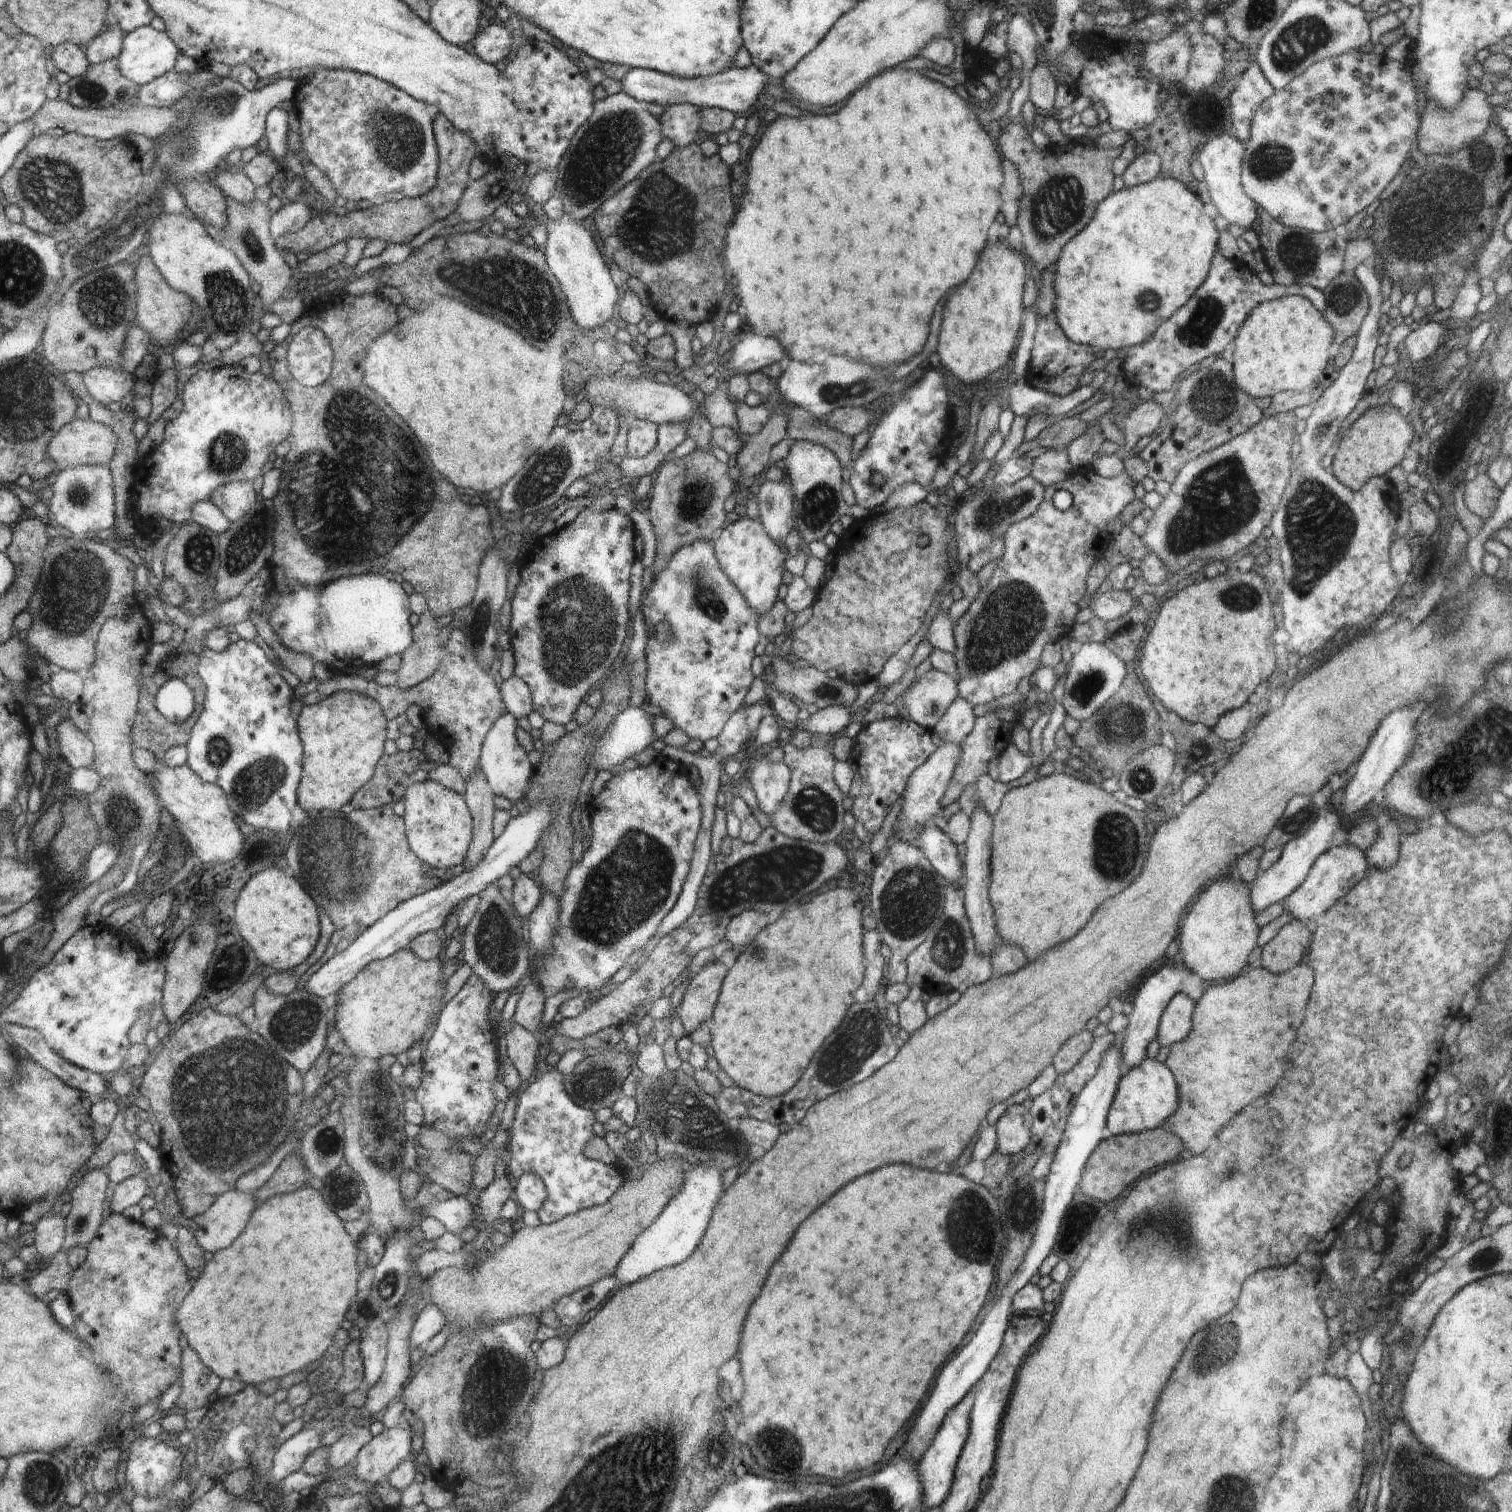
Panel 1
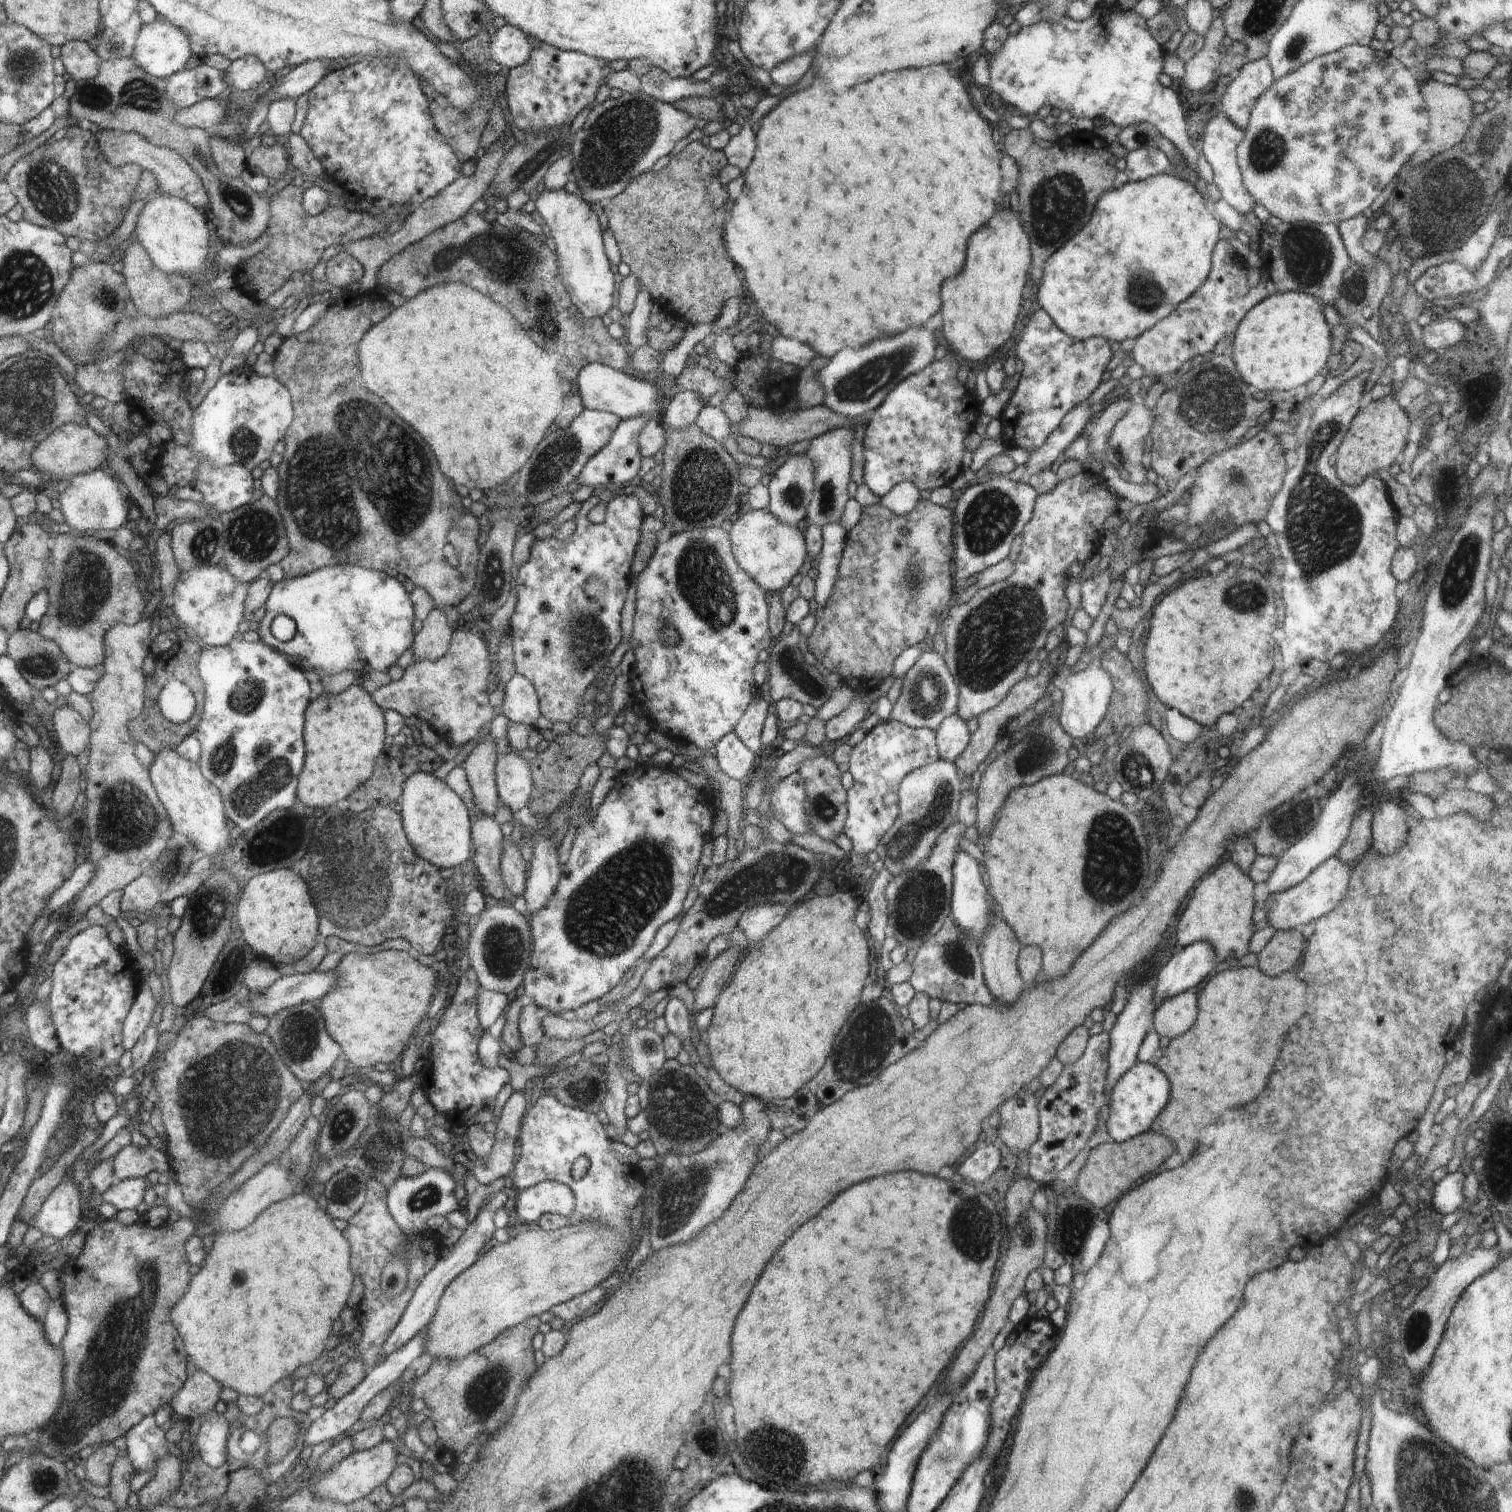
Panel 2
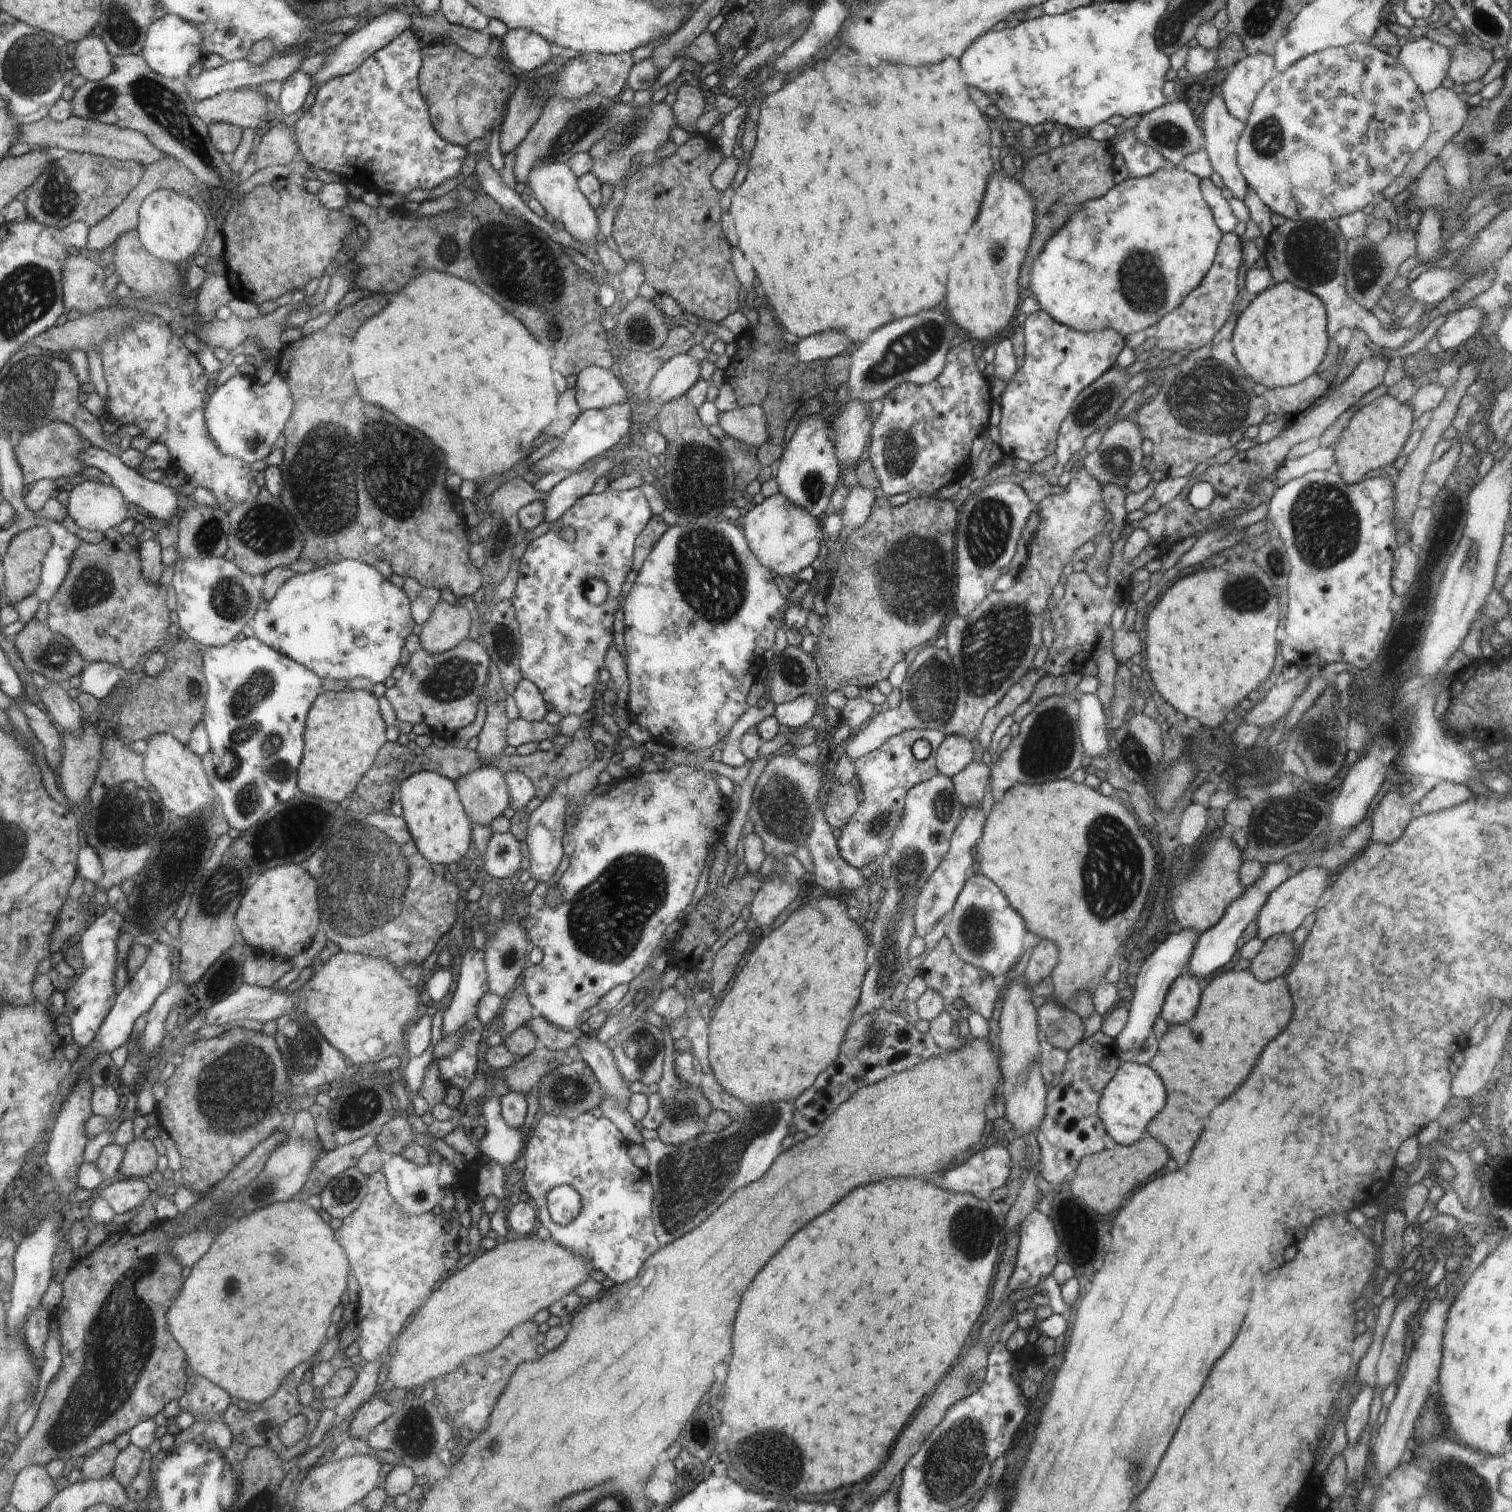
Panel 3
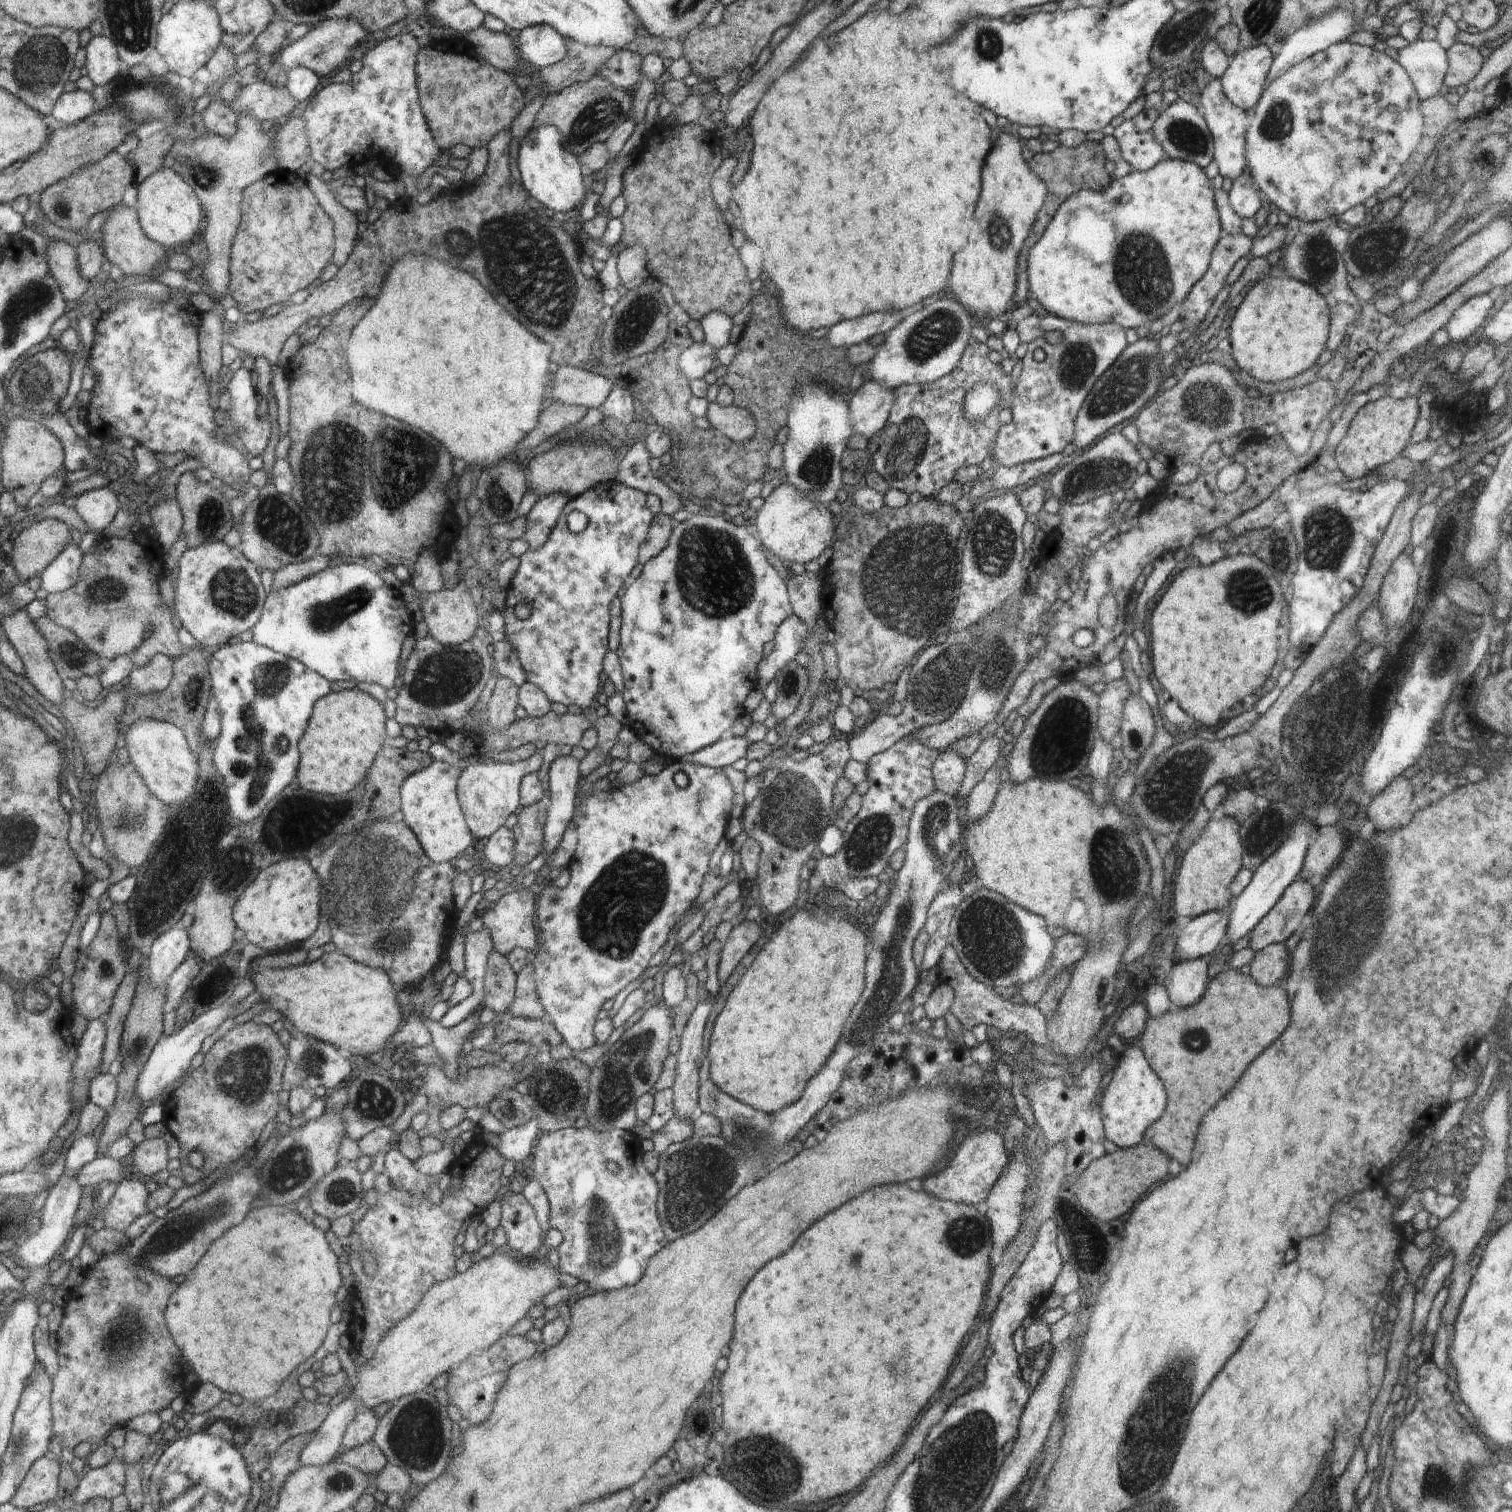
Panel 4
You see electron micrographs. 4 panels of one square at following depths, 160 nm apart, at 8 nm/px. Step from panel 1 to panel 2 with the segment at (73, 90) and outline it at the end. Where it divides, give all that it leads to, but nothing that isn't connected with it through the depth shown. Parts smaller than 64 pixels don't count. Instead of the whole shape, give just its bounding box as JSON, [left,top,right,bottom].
[68,57,269,247]

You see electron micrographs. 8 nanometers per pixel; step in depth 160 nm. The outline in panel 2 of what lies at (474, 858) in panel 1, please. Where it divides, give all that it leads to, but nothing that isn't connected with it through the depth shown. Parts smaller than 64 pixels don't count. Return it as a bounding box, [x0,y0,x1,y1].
[462,737,500,816]

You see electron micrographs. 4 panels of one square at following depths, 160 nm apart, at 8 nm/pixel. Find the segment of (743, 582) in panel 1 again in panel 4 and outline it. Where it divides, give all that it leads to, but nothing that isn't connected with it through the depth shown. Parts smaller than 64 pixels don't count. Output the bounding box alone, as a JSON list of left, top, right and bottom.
[756,483,834,564]

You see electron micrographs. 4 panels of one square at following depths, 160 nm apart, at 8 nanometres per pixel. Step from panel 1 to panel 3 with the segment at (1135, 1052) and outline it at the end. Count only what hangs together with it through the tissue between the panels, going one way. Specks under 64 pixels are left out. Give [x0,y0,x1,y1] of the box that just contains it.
[1188,859,1292,978]

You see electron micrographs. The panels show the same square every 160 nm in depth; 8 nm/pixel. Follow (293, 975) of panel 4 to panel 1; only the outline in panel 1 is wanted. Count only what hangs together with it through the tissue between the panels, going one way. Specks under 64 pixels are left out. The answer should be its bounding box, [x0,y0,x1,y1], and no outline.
[331,949,442,1061]

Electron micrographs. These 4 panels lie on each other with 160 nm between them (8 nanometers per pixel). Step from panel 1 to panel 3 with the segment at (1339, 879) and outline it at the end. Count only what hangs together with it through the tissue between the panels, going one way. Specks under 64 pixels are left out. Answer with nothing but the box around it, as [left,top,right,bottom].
[1255,864,1332,941]

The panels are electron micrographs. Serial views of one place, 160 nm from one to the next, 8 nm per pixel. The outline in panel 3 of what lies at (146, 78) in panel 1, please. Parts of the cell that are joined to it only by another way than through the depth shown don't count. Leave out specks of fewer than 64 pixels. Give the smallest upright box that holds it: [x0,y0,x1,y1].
[141,13,203,80]

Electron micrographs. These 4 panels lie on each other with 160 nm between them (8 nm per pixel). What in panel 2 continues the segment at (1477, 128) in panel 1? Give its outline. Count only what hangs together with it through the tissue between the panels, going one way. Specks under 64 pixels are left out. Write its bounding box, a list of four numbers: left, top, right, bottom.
[1411,78,1475,166]

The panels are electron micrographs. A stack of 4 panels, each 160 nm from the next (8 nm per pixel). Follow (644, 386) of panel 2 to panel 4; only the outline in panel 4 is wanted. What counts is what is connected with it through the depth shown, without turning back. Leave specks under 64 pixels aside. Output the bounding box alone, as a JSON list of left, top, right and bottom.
[554,366,612,409]

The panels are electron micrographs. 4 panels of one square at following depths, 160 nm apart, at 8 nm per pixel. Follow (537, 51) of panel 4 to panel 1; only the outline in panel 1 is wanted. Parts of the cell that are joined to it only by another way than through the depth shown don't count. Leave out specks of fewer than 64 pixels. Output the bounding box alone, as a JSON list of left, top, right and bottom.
[470,21,512,66]

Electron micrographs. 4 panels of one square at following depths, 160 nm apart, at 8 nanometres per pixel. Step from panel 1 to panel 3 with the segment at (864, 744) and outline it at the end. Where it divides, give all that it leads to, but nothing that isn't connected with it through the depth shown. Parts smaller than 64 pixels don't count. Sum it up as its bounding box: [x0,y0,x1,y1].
[837,729,945,868]

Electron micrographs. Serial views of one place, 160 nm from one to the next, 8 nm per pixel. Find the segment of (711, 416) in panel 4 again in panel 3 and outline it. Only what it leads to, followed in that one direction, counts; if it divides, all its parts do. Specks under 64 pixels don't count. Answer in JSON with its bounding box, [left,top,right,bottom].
[717,405,770,447]

